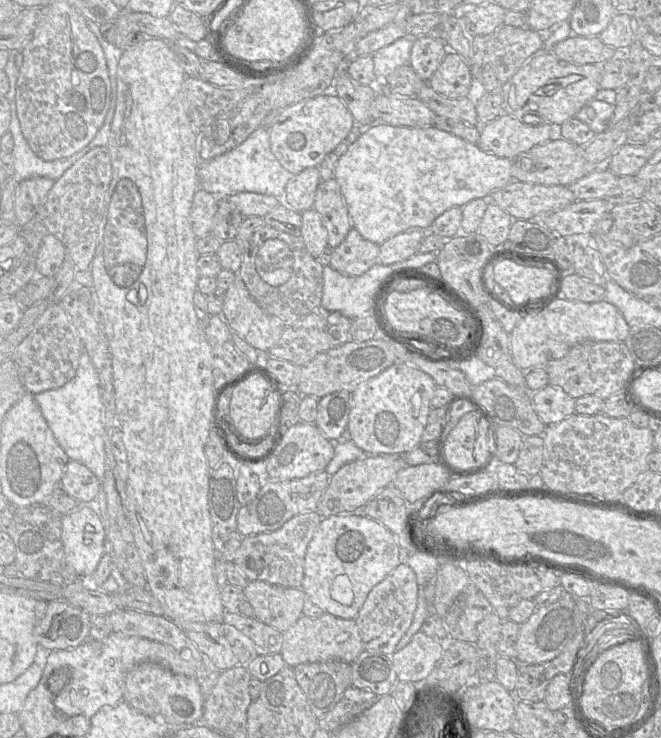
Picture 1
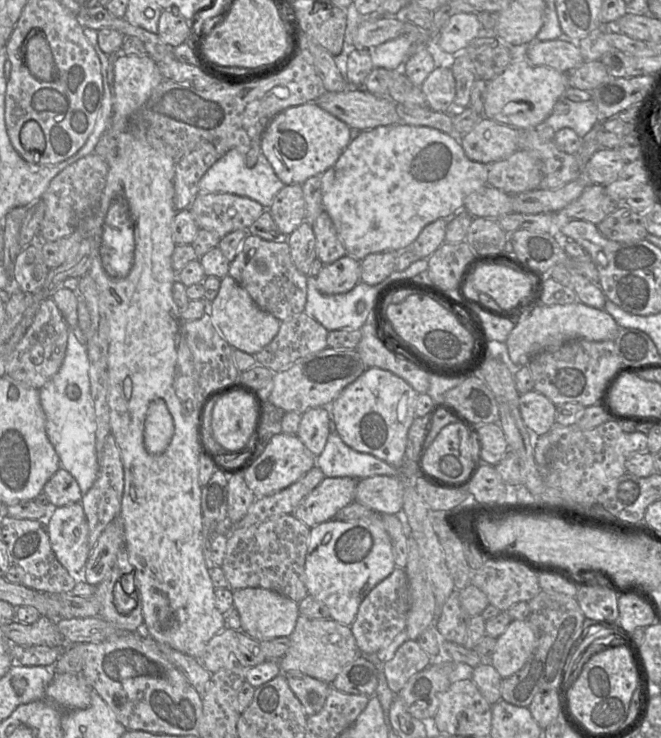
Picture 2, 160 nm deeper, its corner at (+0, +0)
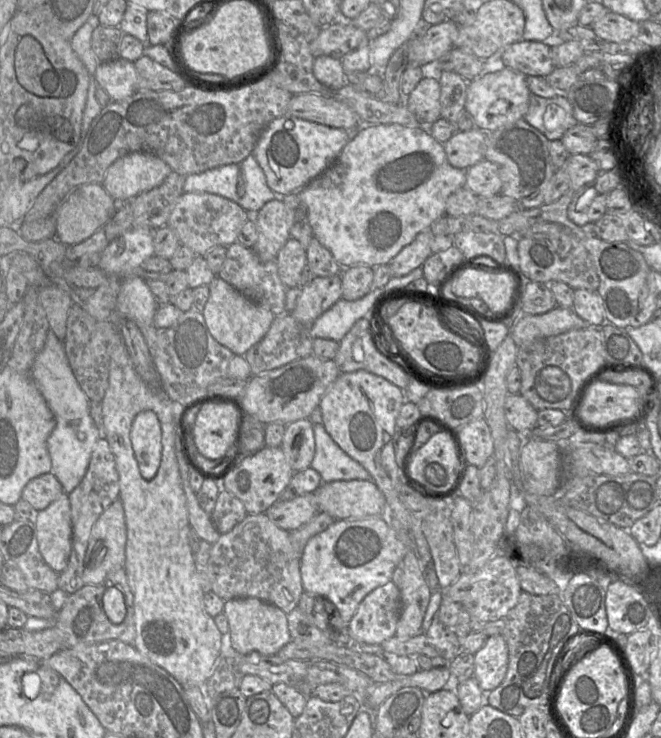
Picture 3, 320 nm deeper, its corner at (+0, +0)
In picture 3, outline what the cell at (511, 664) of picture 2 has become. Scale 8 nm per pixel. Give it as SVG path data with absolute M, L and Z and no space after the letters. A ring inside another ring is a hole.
M501 635L490 636L474 654L473 677L484 692L490 692L504 680L508 669L508 647Z

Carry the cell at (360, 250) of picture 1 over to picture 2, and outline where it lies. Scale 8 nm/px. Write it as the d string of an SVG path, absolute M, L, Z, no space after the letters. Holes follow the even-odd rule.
M345 255L331 264L324 264L316 276L316 287L324 295L350 291L361 277L361 261Z

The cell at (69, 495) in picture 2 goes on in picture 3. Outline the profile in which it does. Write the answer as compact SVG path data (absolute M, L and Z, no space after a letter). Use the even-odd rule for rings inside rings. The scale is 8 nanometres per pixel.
M52 473L30 480L22 490L21 499L28 502L35 511L47 508L63 492L60 482Z

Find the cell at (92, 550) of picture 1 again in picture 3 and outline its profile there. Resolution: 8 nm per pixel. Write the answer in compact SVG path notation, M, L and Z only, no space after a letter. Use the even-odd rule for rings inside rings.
M61 493L34 517L39 552L56 573L65 570L72 548L72 522L68 494Z

